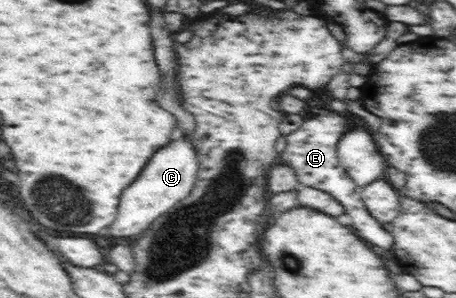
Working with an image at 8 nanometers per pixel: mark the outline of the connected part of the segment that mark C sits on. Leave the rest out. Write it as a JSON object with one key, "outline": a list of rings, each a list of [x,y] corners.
{"outline":[[[176,133],[174,141],[165,145],[166,149],[162,149],[162,153],[158,153],[158,157],[154,157],[154,161],[150,161],[150,165],[146,165],[145,171],[140,177],[137,177],[138,181],[134,181],[134,185],[130,185],[130,189],[126,189],[126,193],[122,193],[118,217],[116,217],[114,225],[110,227],[112,237],[140,235],[162,213],[166,213],[178,201],[189,196],[199,171],[198,160],[195,159],[192,145],[190,138],[178,136]]]}

